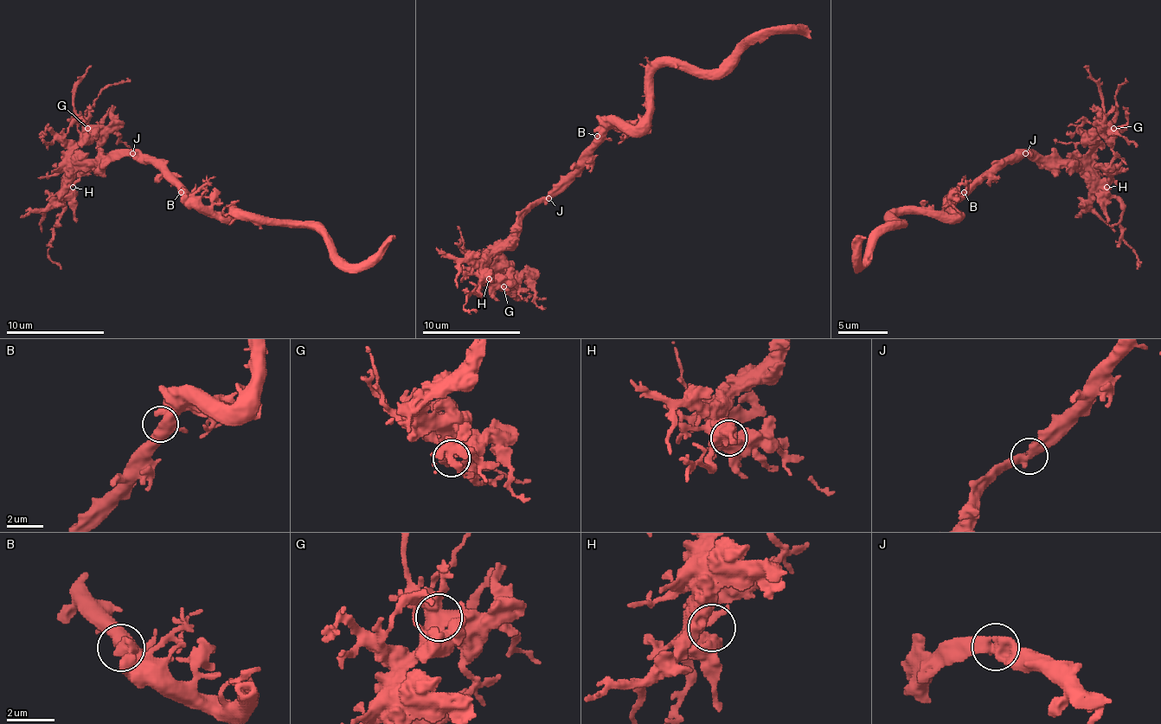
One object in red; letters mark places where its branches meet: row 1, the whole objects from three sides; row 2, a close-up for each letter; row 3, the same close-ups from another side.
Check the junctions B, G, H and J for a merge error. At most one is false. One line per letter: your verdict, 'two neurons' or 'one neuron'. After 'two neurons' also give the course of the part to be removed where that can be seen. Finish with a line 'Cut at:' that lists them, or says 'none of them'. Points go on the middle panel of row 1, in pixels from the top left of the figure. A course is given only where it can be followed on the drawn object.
B: one neuron
G: one neuron
H: one neuron
J: one neuron
Cut at: none of them

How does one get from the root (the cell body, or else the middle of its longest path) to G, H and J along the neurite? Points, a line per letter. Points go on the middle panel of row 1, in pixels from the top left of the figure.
G: (604, 138), (522, 217), (513, 234), (490, 257), (493, 269), (503, 286)
H: (604, 138), (522, 217), (513, 232), (513, 237), (486, 264), (484, 276), (489, 278)
J: (604, 138), (548, 197)

